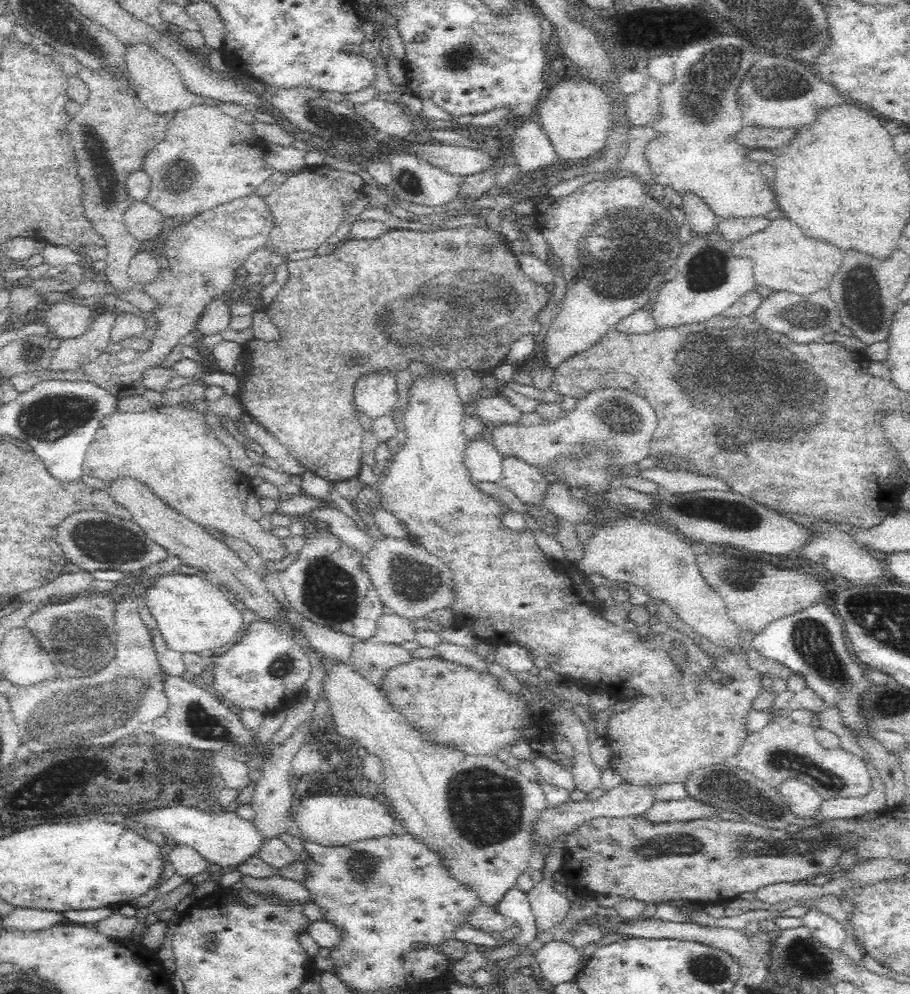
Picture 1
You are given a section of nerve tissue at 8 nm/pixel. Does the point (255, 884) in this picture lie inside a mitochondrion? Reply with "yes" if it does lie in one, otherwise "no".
no

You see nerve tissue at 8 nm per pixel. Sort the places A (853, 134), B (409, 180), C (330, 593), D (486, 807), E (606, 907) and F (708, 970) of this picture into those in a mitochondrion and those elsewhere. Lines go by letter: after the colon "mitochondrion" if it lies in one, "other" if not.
A: other
B: mitochondrion
C: mitochondrion
D: mitochondrion
E: other
F: mitochondrion

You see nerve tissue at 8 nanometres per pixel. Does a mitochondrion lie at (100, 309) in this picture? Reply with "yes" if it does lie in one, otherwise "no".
no

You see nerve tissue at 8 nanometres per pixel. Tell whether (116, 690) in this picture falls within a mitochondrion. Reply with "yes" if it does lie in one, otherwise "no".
yes

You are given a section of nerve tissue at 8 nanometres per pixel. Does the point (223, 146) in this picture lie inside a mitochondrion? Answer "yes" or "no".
no

